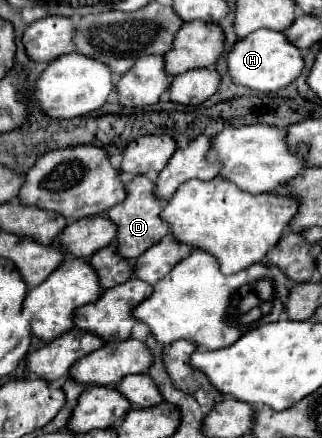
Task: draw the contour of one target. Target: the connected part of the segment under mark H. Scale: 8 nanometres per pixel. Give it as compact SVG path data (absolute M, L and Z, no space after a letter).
M256 30L246 38L240 38L228 52L228 74L234 84L258 90L258 92L278 92L294 82L304 68L302 52L292 46L282 32Z

